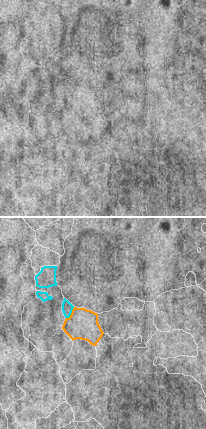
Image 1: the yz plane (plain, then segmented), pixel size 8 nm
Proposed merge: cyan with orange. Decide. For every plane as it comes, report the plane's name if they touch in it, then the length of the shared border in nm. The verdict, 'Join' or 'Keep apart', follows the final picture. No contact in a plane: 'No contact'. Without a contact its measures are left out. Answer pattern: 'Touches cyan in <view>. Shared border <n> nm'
Touches cyan in yz. Shared border 120 nm

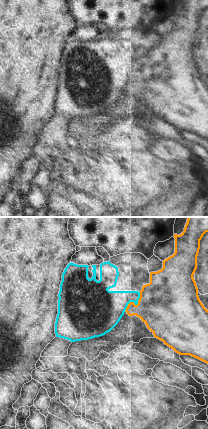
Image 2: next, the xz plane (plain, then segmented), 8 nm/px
Touches cyan in xz. Shared border 190 nm

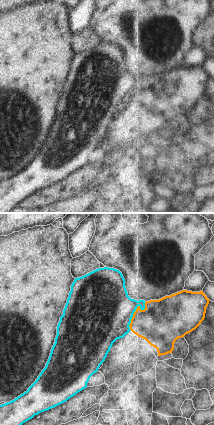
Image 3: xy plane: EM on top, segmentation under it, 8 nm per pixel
Touches cyan in xy. Shared border 260 nm

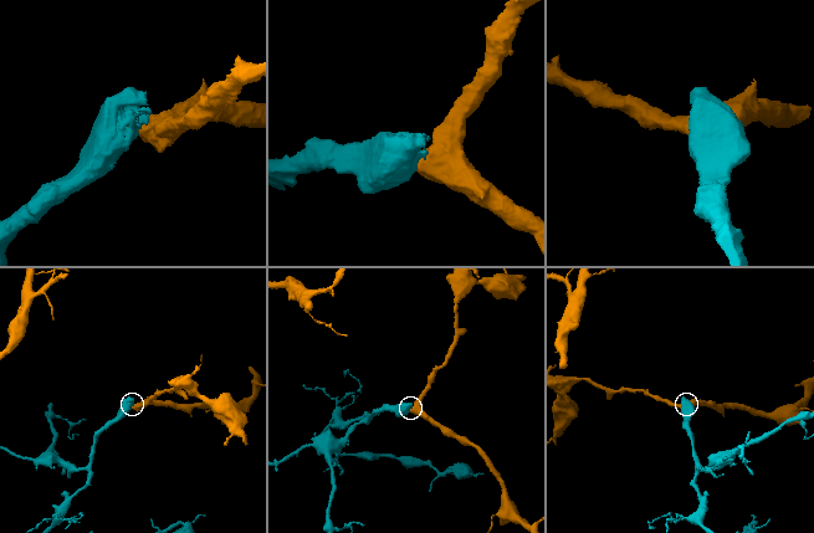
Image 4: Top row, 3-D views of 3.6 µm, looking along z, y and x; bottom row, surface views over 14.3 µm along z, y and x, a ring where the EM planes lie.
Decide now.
Keep apart

